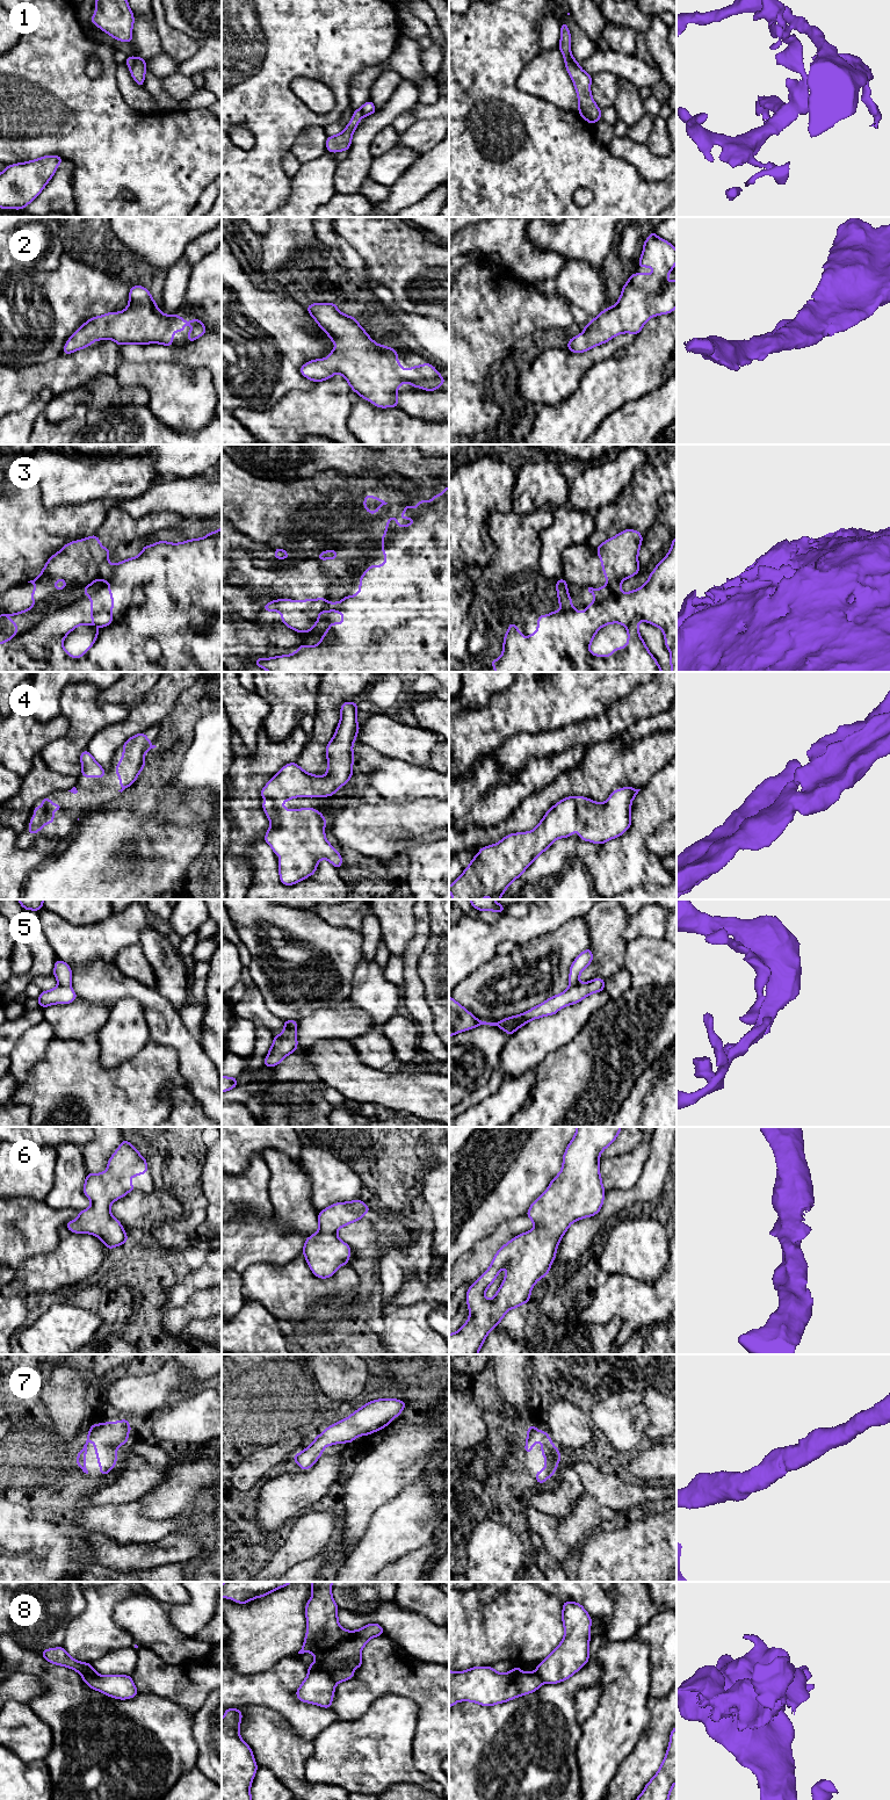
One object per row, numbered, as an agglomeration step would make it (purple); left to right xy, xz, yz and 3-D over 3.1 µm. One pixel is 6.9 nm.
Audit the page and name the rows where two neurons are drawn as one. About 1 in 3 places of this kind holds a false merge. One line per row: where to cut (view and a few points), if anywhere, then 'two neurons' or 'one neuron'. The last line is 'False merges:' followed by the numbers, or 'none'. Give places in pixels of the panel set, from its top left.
1: cut xy (135, 57), (135, 63), (130, 69); two neurons
2: cut none; one neuron
3: cut xy (107, 559), (87, 572), (63, 569), (55, 571), (49, 564); two neurons
4: cut none; one neuron
5: cut xy (59, 983), (70, 987); two neurons
6: cut none; one neuron
7: cut none; one neuron
8: cut xz (309, 1670), (326, 1672), (334, 1684); two neurons
False merges: 1, 3, 5, 8

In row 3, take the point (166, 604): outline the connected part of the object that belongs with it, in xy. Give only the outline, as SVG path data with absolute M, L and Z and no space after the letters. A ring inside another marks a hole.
M222 527L202 538L191 538L180 543L159 541L152 545L144 545L137 557L128 558L116 564L109 564L107 561L88 573L64 569L55 572L50 565L52 557L48 559L39 576L28 581L36 586L30 593L34 605L29 609L15 614L0 615L0 617L6 616L9 622L16 626L15 634L10 638L0 642L0 672L222 672ZM58 579L63 579L66 583L64 588L55 588ZM95 580L102 580L106 584L109 580L111 581L107 587L111 595L111 621L104 626L94 623L93 598L85 593L85 588L93 586ZM81 624L95 627L97 634L94 636L94 642L81 656L73 657L64 649L63 642L73 629Z

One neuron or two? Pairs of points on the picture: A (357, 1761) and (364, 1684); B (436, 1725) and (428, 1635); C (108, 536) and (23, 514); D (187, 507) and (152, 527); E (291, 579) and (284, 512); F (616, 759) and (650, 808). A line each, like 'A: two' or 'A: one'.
A: two
B: two
C: two
D: two
E: two
F: two

